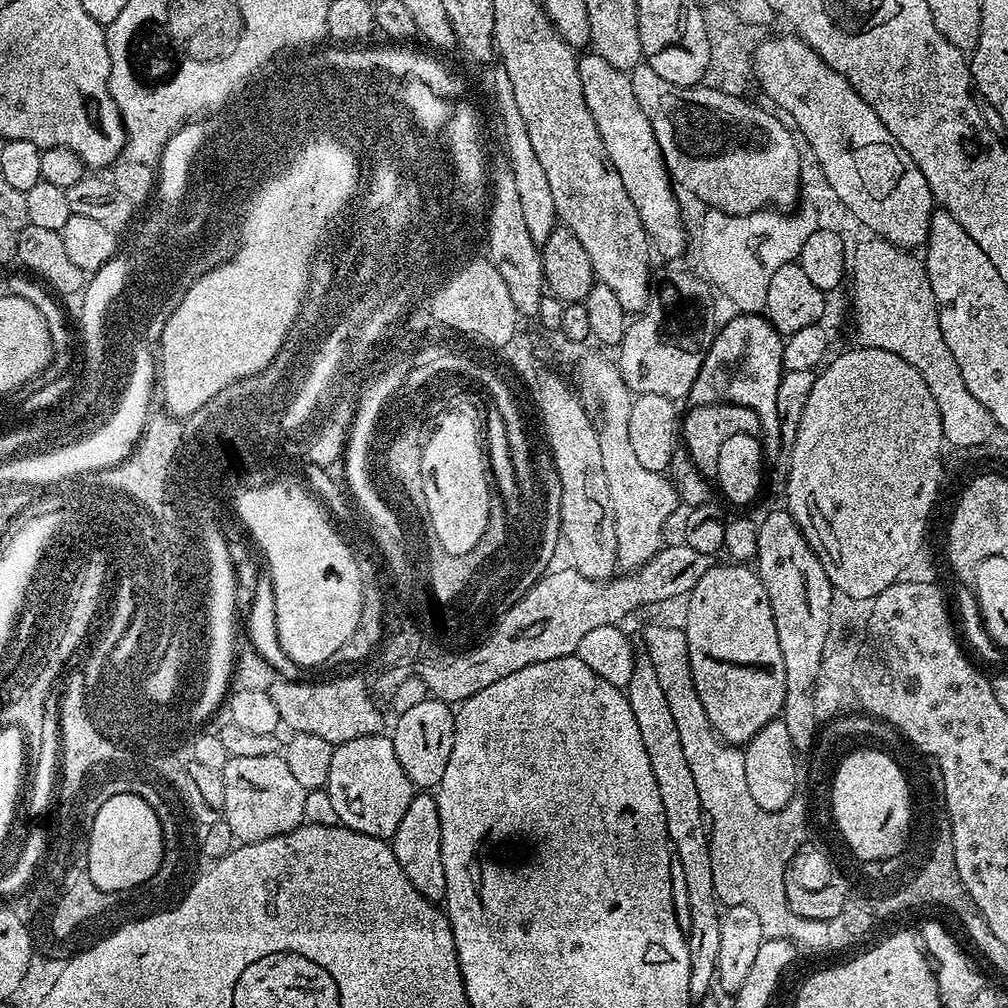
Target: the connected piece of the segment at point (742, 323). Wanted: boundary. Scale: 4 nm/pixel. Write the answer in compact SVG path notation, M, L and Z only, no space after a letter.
M740 315L722 326L706 348L705 360L694 378L694 386L686 397L689 405L741 404L754 414L760 423L759 439L765 457L772 458L782 451L778 422L778 382L785 374L782 362L784 337L763 315Z

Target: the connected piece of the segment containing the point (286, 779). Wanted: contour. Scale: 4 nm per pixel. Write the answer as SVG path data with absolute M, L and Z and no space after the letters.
M283 755L254 758L229 756L218 773L222 778L224 795L222 818L237 841L281 836L305 823L307 791L294 779L294 774L290 774L290 766L286 766Z

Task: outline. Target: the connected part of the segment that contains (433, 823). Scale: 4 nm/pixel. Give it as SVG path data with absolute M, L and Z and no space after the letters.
M420 790L413 795L406 815L398 822L398 830L390 838L394 858L402 866L402 874L410 878L414 888L422 898L433 902L443 901L446 894L446 866L442 866L442 826L438 818L435 795L428 790Z

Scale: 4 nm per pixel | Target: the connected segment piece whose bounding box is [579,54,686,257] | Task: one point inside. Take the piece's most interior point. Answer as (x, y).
(633, 152)

